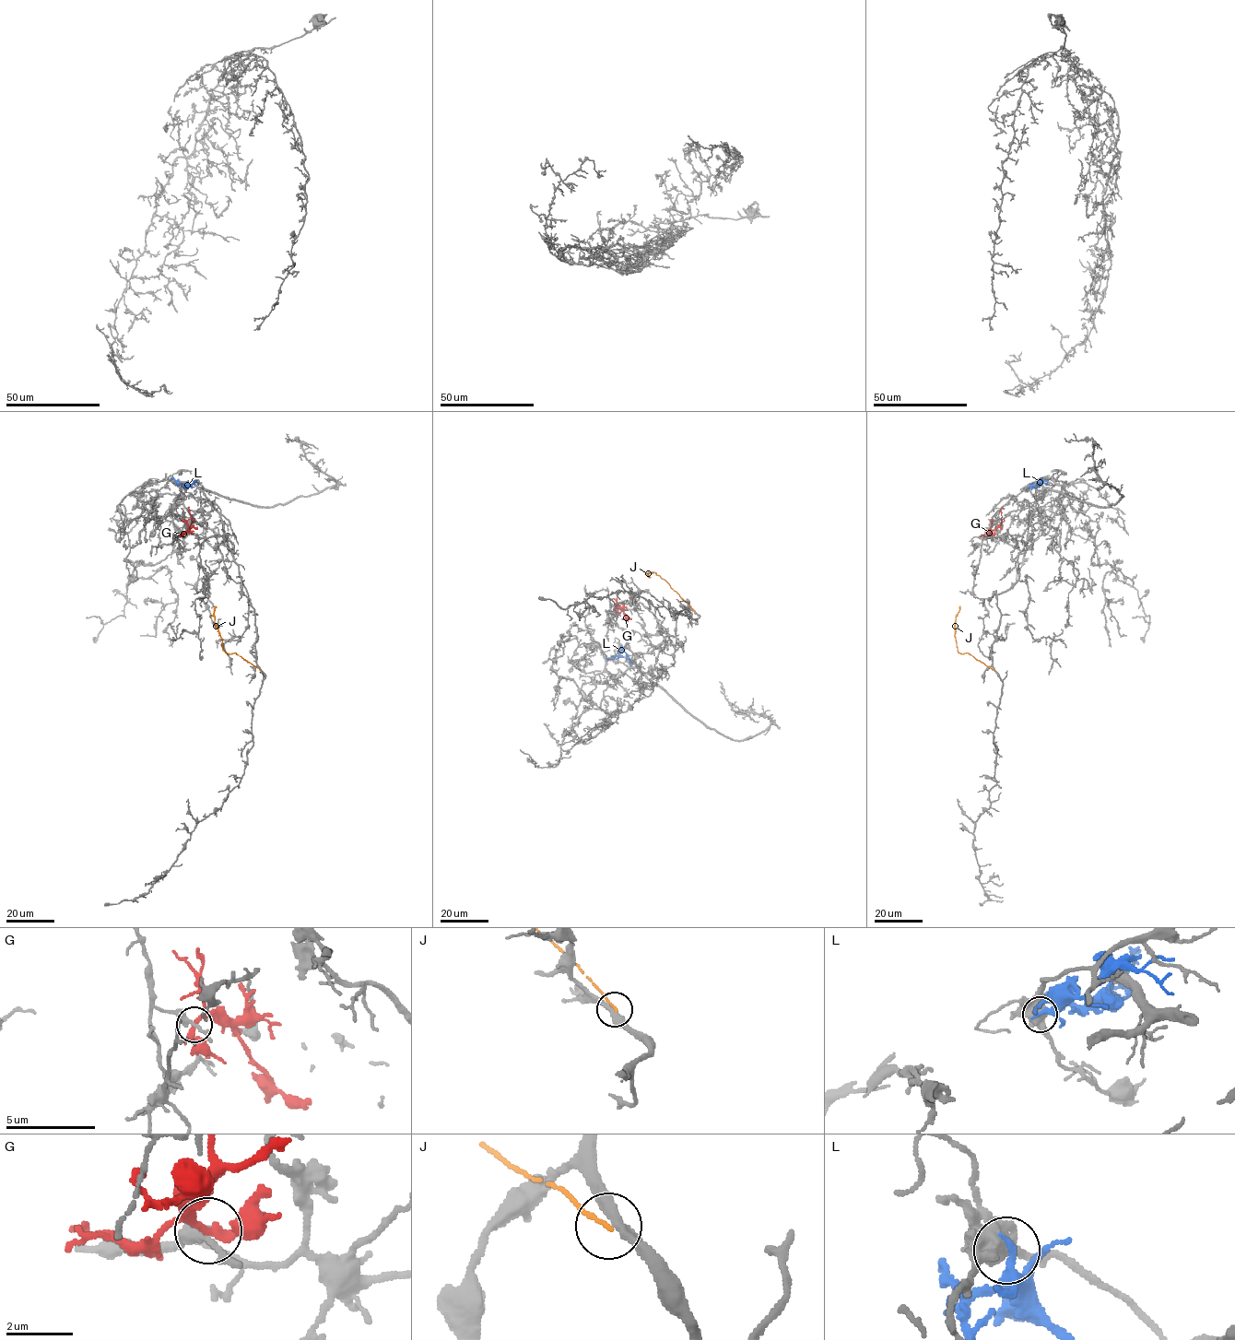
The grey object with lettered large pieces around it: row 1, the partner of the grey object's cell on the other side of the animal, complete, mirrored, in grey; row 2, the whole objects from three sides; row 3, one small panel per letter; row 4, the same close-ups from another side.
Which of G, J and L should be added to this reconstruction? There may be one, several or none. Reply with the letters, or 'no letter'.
no letter

